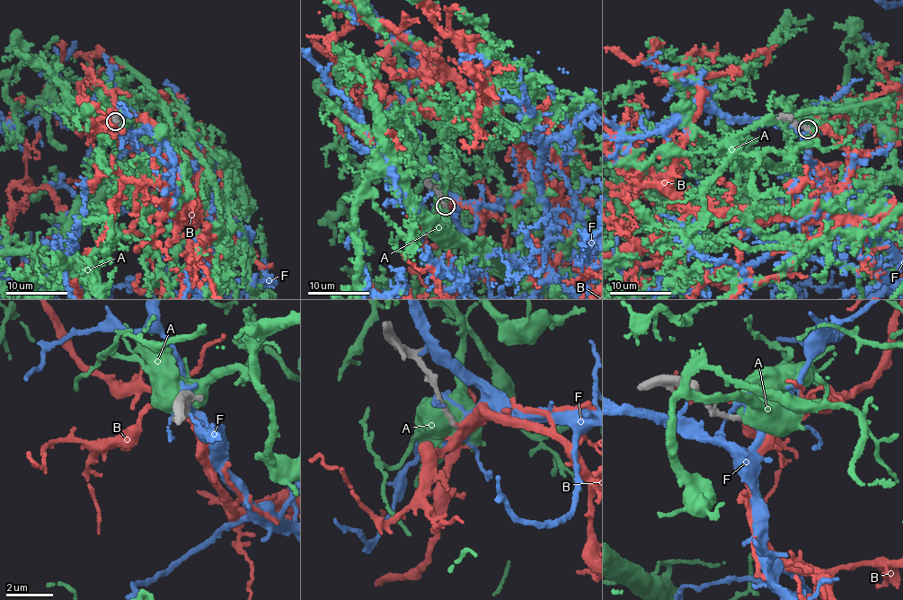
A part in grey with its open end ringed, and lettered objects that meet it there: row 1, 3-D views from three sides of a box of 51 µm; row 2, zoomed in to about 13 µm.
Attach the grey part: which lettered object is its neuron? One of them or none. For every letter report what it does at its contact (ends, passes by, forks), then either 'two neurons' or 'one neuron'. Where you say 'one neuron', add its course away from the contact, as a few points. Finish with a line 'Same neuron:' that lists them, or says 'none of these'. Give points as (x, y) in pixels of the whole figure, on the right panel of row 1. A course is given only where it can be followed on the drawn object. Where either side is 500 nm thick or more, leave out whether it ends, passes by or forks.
A: two neurons
B: it forks; one neuron
F: it ends; two neurons
Same neuron: B

